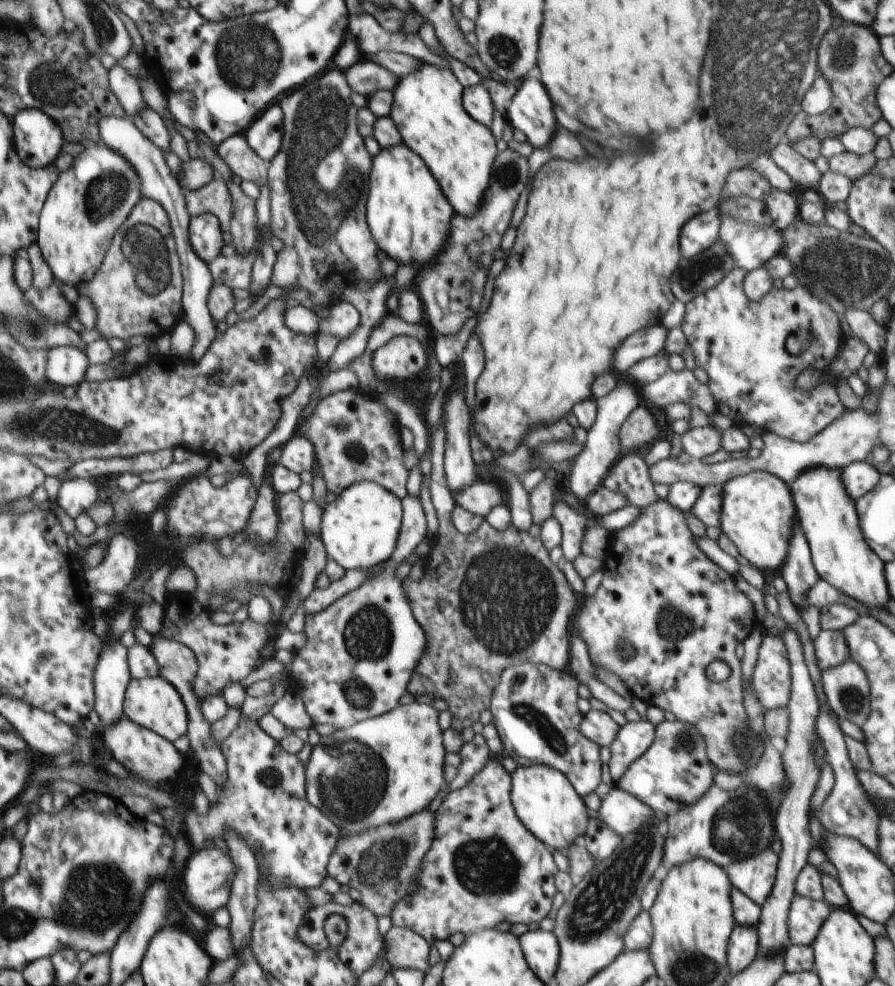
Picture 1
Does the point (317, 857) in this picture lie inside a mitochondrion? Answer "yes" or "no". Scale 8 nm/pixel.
no

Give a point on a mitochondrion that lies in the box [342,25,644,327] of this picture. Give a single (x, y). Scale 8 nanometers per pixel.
(504, 51)

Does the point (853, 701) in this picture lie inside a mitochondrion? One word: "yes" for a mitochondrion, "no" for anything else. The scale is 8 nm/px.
yes

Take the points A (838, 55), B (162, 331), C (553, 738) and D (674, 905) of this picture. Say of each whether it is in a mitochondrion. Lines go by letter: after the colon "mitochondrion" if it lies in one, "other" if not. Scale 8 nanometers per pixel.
A: mitochondrion
B: other
C: mitochondrion
D: other

